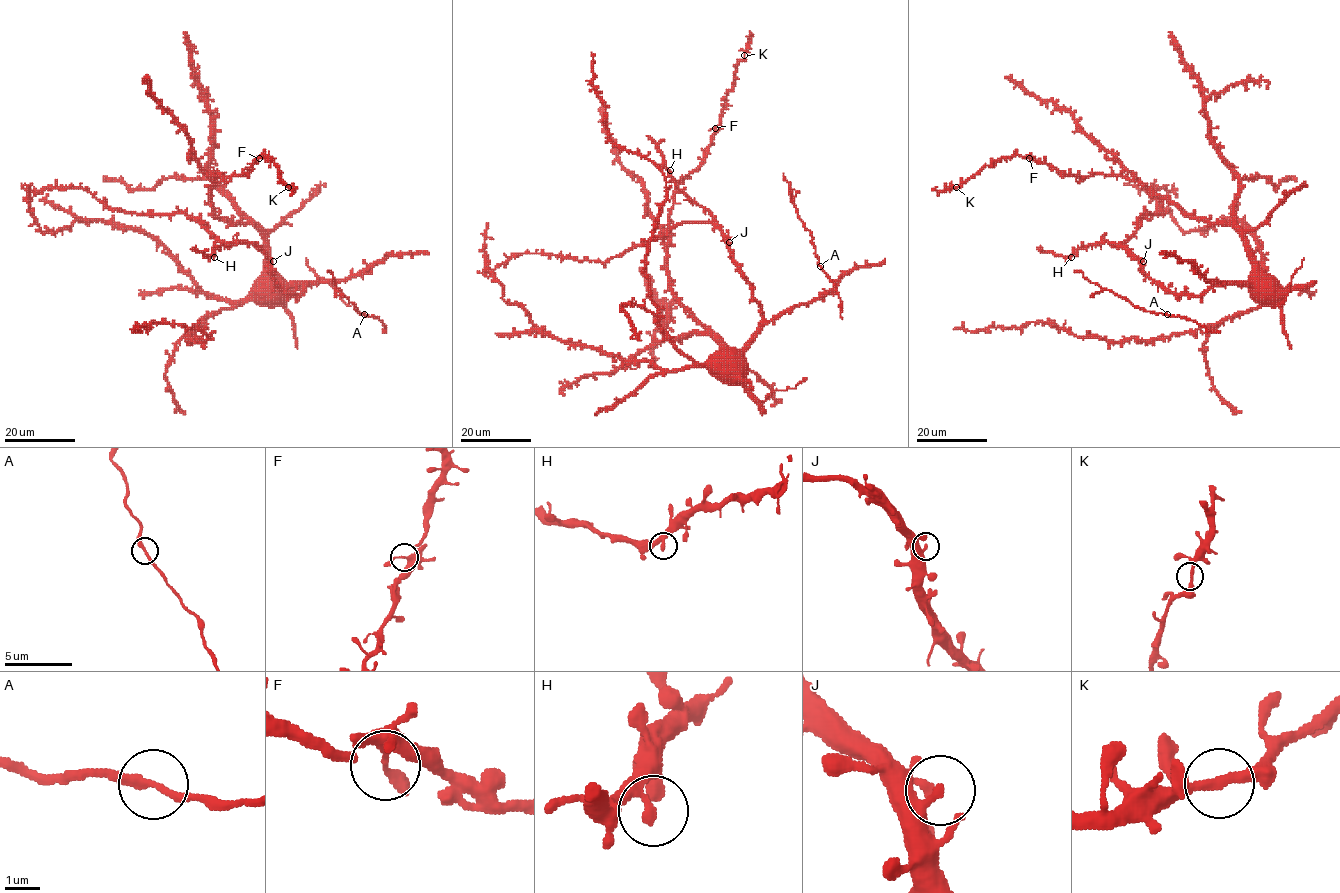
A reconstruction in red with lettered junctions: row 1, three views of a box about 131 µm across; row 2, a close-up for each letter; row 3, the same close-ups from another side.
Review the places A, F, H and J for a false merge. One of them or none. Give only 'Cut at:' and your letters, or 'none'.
Cut at: none

